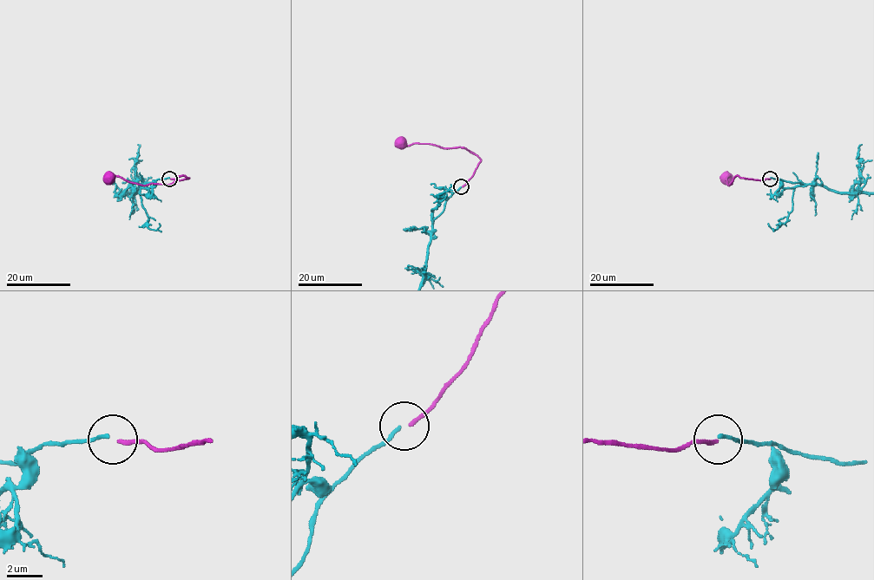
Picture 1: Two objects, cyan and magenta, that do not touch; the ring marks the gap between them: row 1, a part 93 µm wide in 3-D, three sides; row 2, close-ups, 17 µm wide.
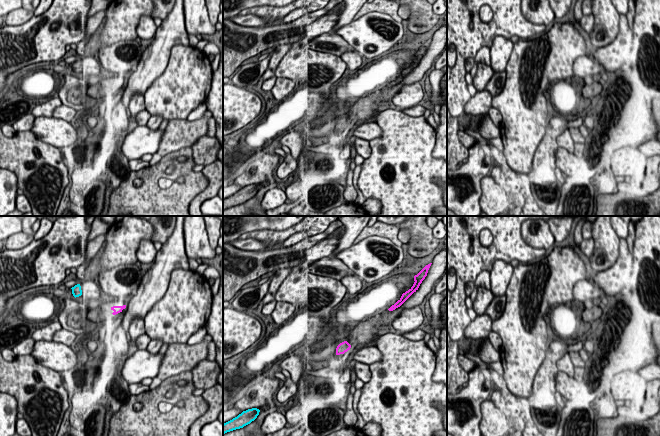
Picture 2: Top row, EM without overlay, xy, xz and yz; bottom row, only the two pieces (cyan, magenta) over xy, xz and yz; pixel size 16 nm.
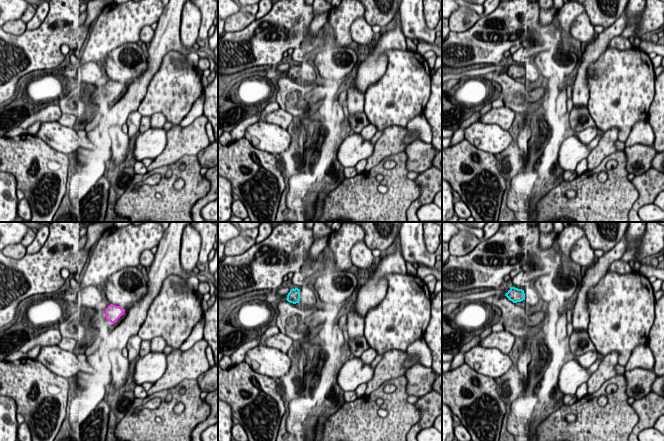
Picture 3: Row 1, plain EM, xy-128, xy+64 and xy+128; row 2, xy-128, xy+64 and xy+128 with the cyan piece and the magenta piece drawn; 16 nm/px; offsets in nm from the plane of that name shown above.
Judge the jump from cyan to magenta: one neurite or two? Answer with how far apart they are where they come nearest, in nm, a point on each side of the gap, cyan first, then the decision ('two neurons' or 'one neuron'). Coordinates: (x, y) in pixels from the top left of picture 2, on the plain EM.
500 nm | xy (81, 70), (111, 83) | one neuron

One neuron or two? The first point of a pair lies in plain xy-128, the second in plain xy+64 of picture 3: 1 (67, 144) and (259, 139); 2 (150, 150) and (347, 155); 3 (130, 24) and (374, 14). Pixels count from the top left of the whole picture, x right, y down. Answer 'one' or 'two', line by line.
1: one
2: one
3: two

